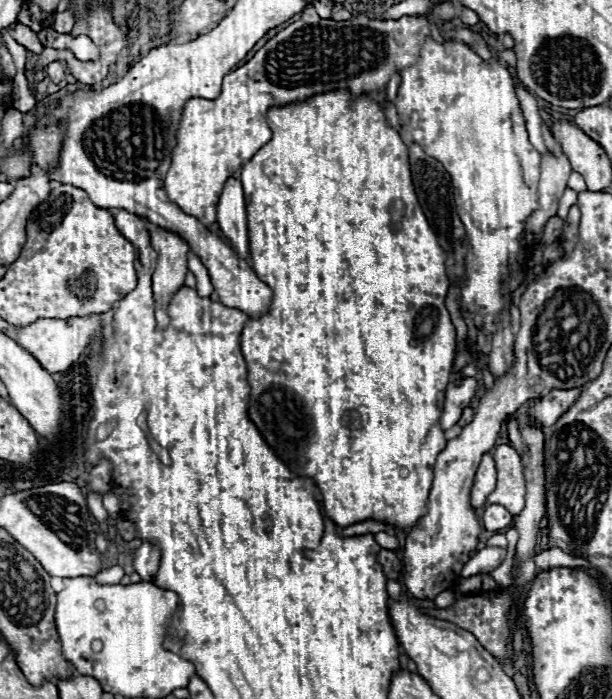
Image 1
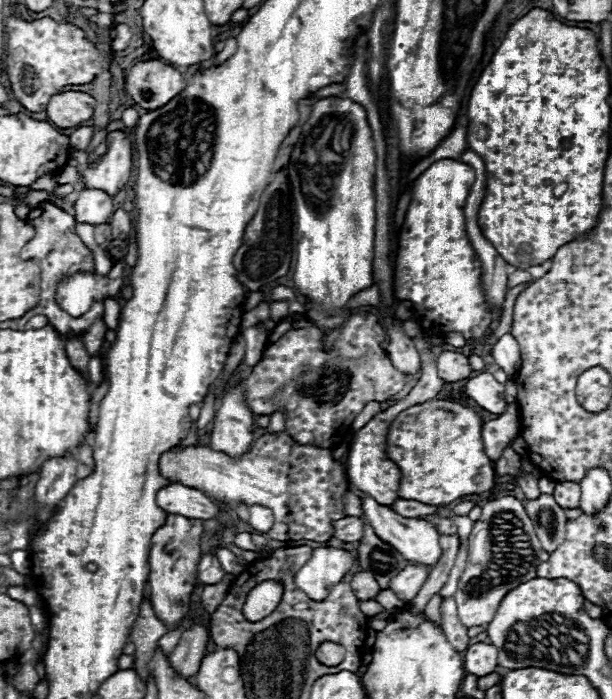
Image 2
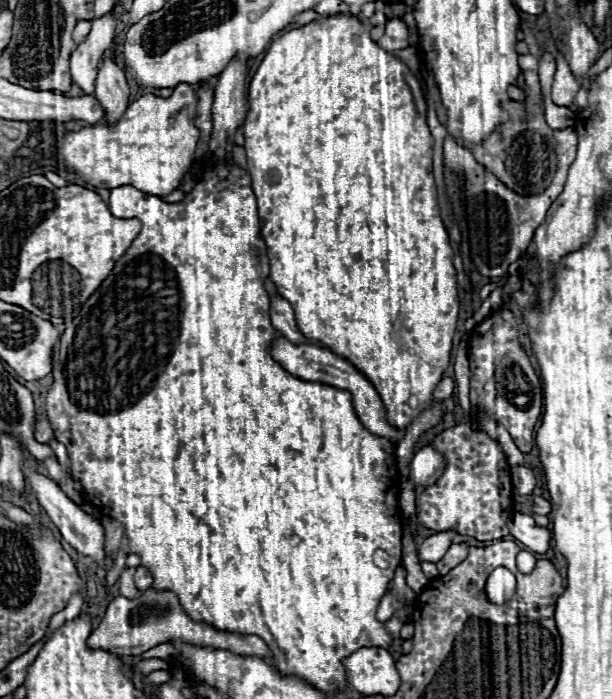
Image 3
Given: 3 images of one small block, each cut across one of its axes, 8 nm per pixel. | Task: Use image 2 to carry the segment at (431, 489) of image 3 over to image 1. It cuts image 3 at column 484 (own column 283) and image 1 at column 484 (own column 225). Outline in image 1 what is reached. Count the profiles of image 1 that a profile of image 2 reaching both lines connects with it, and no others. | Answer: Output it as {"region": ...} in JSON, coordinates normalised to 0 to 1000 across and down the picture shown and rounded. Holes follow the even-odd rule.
{"region":[[[791,649],[788,661],[781,667],[778,684],[775,684],[775,695],[771,695],[771,724],[784,727],[791,724],[797,707],[810,698],[810,670],[807,670],[807,655],[804,649]]]}

